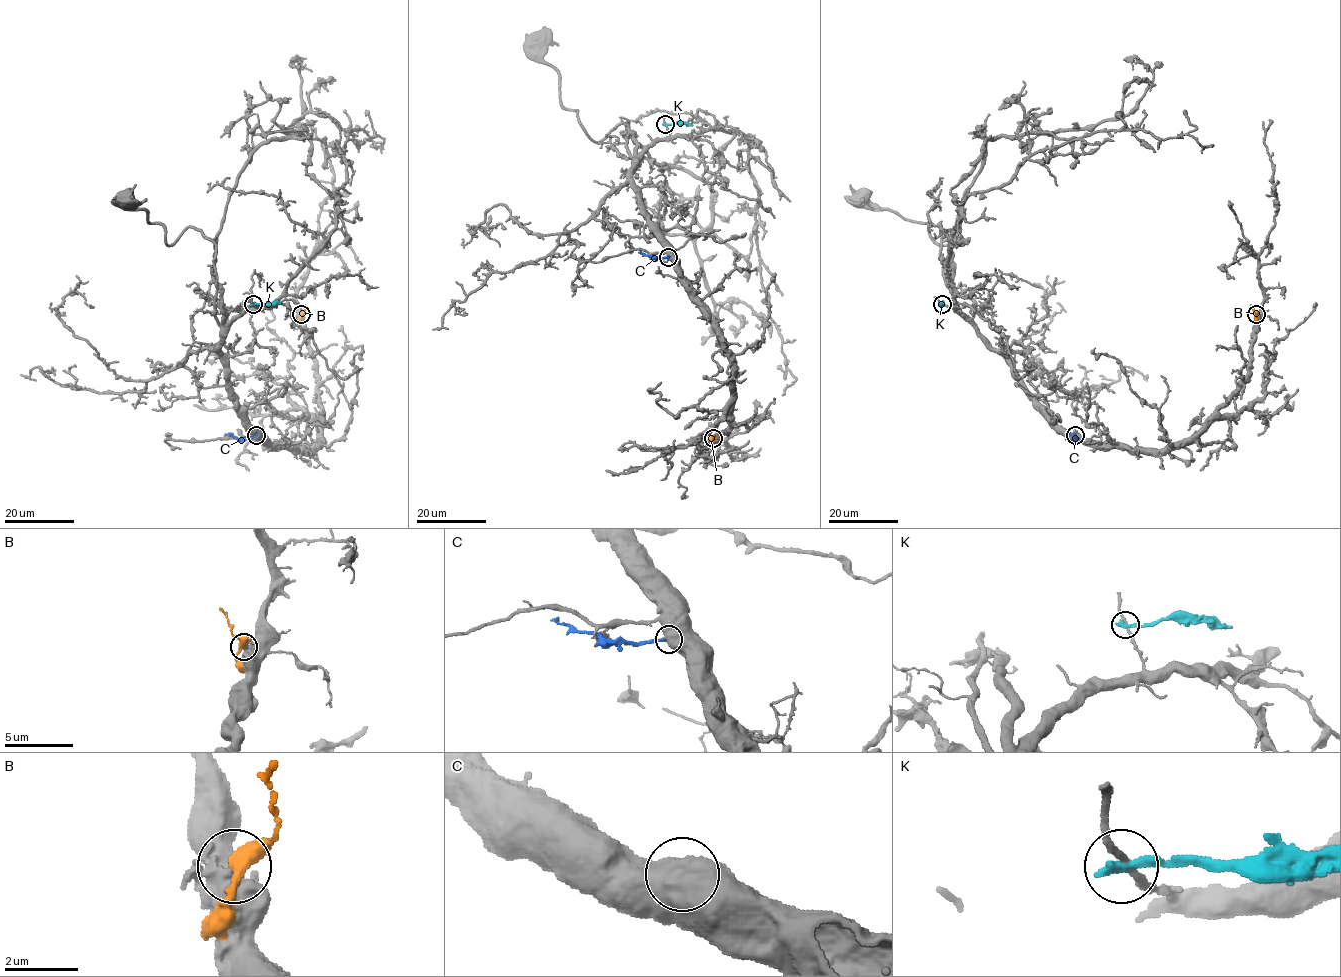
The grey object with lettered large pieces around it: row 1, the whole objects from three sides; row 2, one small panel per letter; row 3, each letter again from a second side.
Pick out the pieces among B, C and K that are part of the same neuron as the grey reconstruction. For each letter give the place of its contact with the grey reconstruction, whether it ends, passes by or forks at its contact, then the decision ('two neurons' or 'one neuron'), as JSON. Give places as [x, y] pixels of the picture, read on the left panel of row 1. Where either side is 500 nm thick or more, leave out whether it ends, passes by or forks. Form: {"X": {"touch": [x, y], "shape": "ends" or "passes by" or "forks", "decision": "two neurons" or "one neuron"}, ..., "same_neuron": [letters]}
{"B": {"touch": [301, 314], "decision": "two neurons"}, "C": {"touch": [256, 435], "decision": "two neurons"}, "K": {"touch": [253, 304], "shape": "ends", "decision": "two neurons"}, "same_neuron": []}

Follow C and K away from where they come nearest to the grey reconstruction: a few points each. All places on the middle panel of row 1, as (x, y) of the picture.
C: (668, 257), (651, 257), (639, 252)
K: (665, 124), (692, 125)

